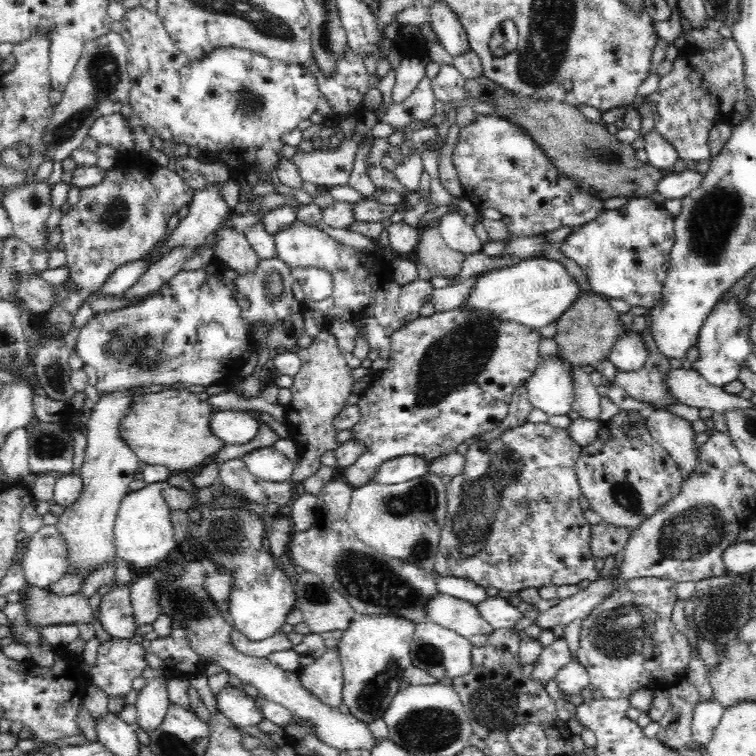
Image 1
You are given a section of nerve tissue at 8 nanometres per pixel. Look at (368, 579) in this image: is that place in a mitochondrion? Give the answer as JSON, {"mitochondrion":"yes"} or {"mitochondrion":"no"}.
{"mitochondrion":"yes"}

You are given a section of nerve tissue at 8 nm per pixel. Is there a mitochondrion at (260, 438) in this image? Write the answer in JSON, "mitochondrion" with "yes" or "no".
{"mitochondrion":"no"}

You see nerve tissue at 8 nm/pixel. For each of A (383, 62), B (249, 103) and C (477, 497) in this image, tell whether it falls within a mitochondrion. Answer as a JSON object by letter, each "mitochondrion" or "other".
{"A":"other","B":"mitochondrion","C":"mitochondrion"}

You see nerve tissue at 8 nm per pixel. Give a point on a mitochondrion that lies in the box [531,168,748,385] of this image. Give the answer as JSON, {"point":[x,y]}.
{"point":[713,217]}

